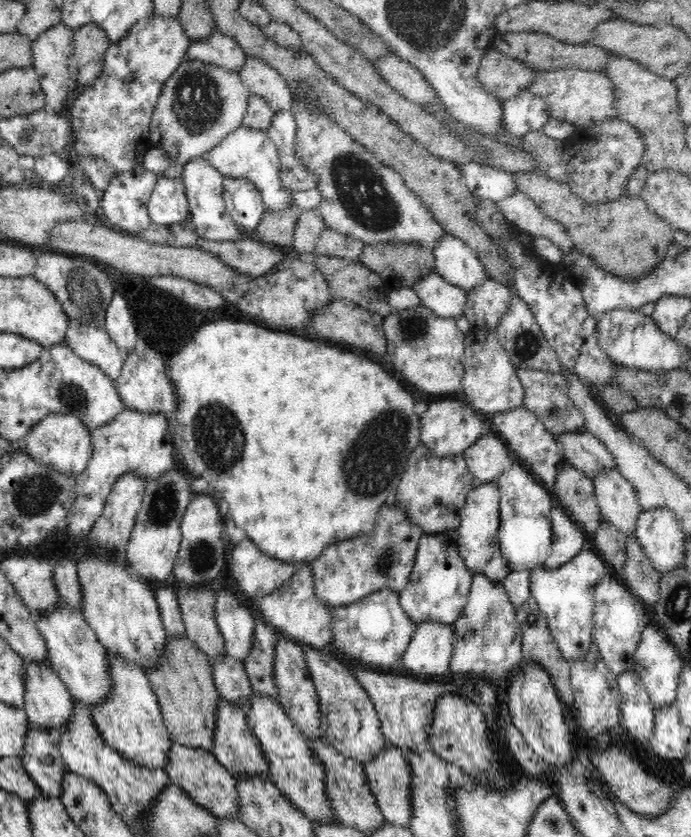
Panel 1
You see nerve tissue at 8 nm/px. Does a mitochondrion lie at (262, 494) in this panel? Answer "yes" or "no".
no

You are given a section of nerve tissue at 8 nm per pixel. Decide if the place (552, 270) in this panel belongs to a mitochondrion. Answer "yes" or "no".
no

